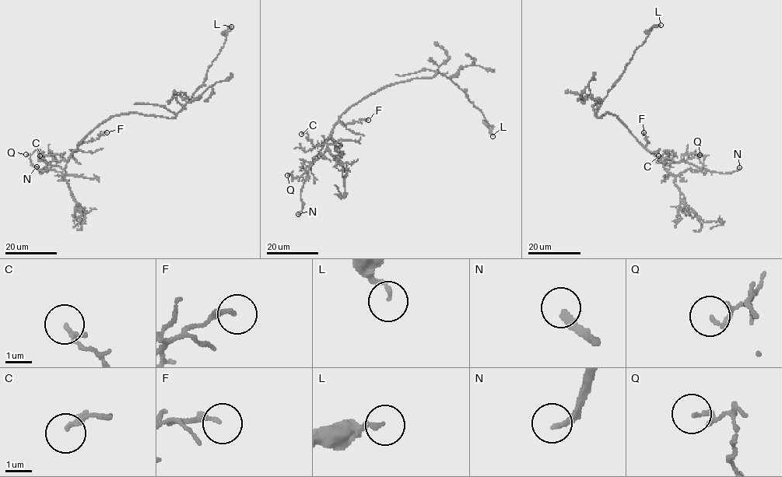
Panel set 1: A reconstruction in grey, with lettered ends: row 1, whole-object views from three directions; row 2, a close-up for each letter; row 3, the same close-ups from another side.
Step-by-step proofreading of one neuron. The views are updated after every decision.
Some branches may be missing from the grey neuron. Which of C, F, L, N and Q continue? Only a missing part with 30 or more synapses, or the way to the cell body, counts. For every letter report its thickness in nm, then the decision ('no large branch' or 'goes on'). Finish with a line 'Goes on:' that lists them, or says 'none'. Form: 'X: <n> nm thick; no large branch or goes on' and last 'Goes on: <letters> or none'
C: 140 nm thick; no large branch
F: 190 nm thick; goes on
L: 150 nm thick; no large branch
N: 200 nm thick; goes on
Q: 140 nm thick; no large branch
Goes on: F, N

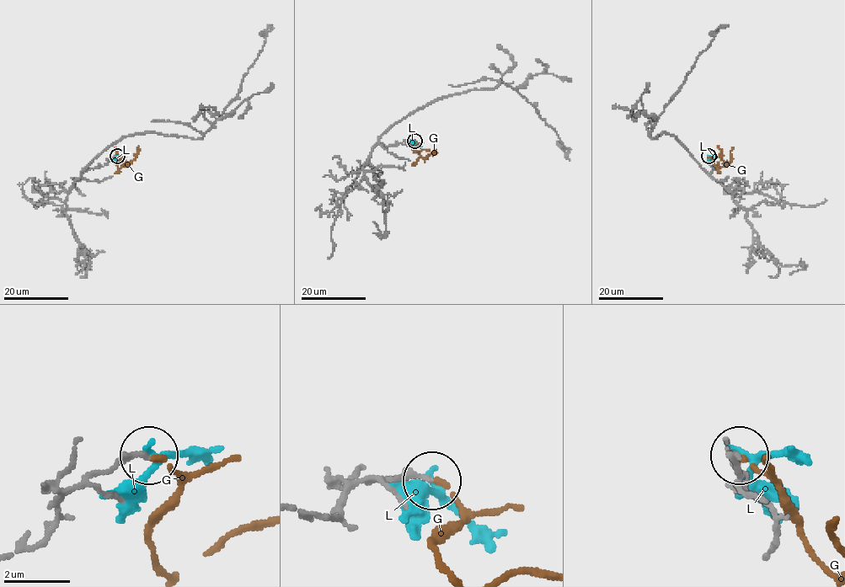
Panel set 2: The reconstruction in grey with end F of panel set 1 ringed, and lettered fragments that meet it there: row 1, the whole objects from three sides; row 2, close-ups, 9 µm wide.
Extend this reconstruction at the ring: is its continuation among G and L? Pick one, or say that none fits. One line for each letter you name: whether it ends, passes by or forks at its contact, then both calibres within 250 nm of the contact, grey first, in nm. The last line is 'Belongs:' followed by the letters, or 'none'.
G: it ends there; 200 nm thick on the grey side, 140 nm on the other
Belongs: G

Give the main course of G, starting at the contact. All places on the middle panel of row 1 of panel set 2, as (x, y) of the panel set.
G: (414, 141), (416, 150), (423, 157), (435, 153), (435, 150)

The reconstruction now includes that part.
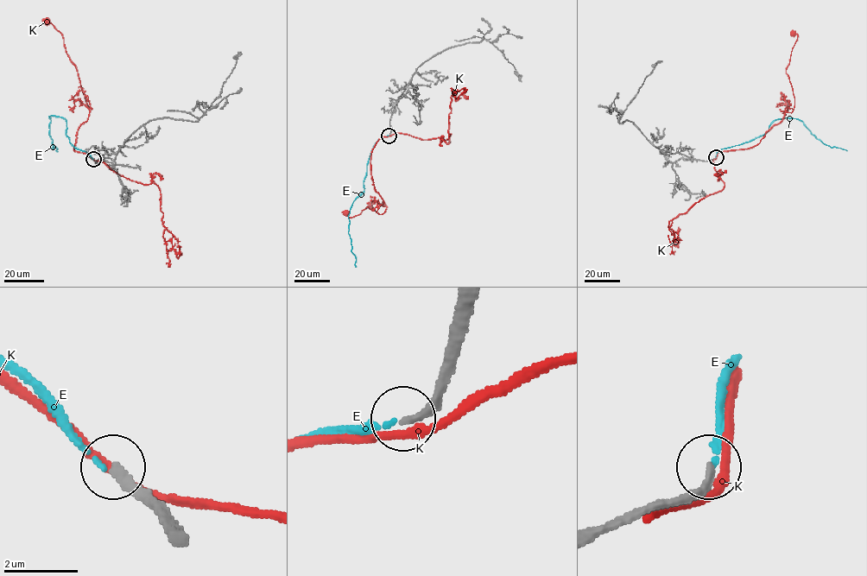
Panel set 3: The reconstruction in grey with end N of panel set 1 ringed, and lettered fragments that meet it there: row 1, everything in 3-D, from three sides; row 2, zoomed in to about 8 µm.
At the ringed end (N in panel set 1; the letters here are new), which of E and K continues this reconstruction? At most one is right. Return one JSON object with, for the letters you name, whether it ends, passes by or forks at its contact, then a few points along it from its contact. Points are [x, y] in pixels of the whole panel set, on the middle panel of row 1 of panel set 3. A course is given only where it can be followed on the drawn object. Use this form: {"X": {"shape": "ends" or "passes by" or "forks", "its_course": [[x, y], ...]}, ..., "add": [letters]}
{"add": []}

